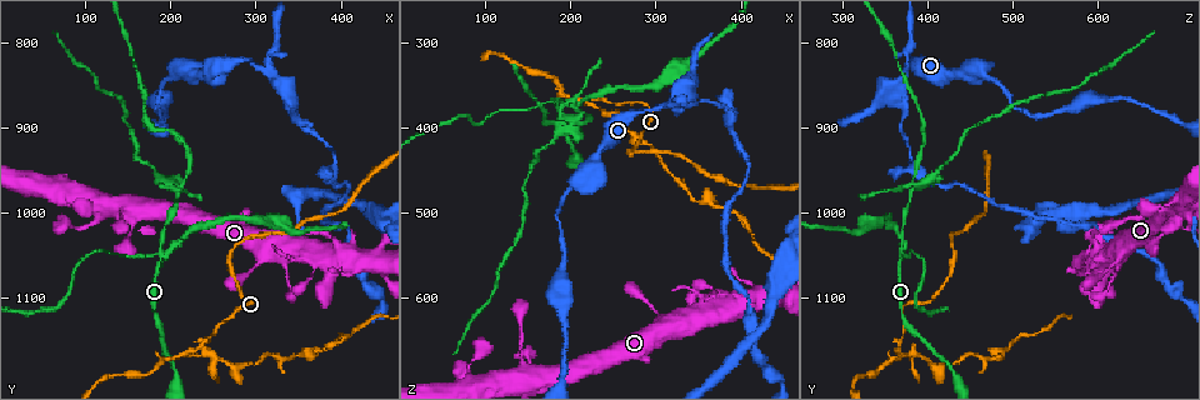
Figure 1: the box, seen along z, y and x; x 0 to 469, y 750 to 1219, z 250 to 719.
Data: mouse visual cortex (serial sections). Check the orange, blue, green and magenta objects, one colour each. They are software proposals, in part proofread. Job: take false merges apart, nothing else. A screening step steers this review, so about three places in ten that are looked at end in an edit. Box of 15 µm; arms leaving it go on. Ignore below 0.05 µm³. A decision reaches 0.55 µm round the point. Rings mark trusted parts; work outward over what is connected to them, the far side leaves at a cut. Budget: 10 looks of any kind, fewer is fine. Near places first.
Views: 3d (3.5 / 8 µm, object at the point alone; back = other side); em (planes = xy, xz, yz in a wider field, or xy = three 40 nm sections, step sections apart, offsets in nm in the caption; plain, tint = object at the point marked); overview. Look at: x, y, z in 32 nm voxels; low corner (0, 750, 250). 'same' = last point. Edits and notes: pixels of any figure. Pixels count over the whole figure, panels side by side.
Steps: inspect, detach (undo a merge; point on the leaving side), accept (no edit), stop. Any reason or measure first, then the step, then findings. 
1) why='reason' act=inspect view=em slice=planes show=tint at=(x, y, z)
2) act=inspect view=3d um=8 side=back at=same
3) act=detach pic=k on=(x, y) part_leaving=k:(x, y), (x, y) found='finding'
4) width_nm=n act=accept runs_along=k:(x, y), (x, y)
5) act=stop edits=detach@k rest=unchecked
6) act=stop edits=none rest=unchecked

why='side arm on a straight run' act=inspect view=3d um=3.5 at=(220, 1165, 370)

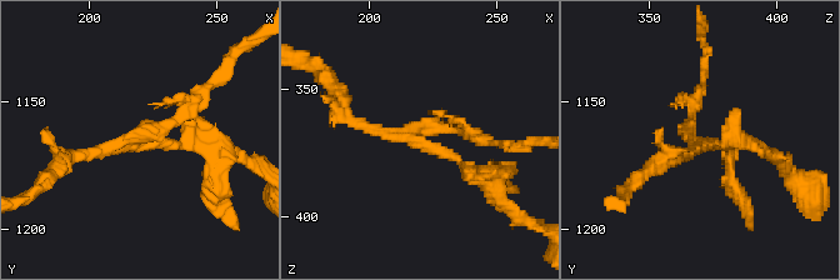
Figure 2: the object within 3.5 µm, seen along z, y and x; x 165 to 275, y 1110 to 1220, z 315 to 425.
arms=3 arm_widths_nm=150,150,200 act=inspect view=em slice=xy step=1 show=tint at=(219, 1165, 367)

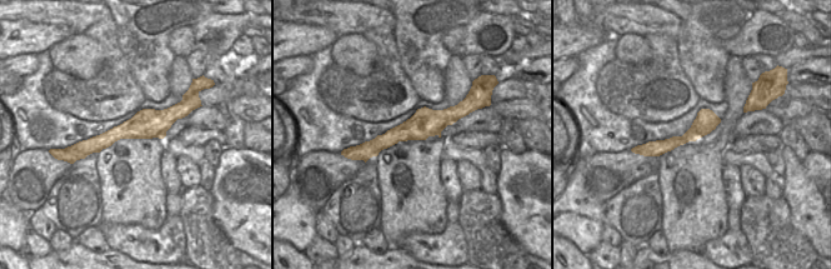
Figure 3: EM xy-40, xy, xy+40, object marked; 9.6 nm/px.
width_nm=280 act=accept runs_along=2:(701, 89), (691, 139), (736, 139) found='one cell here'

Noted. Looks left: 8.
why='four arms meet' act=inspect view=3d um=3.5 at=(190, 1055, 370)

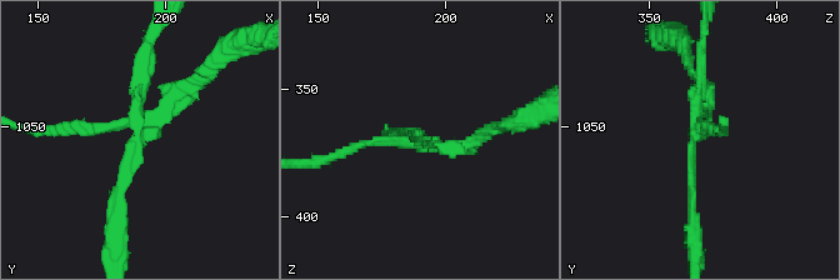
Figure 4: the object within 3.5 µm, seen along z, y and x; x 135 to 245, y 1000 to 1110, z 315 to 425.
arms=4 arm_widths_nm=150,150,150,150 why='need the tissue' act=inspect view=em slice=xy step=5 show=tint at=(189, 1053, 368)

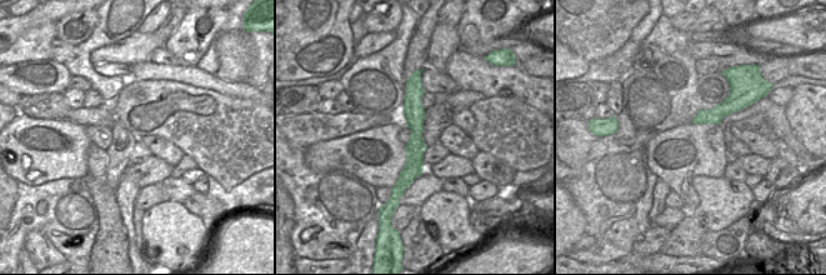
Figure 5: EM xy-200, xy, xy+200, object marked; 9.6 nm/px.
width_nm=200 act=detach pic=4 on=(186, 101) part_leaving=4:(146, 133), (165, 109), (228, 48) found='two cells meet here'

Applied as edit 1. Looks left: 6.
act=inspect view=overview

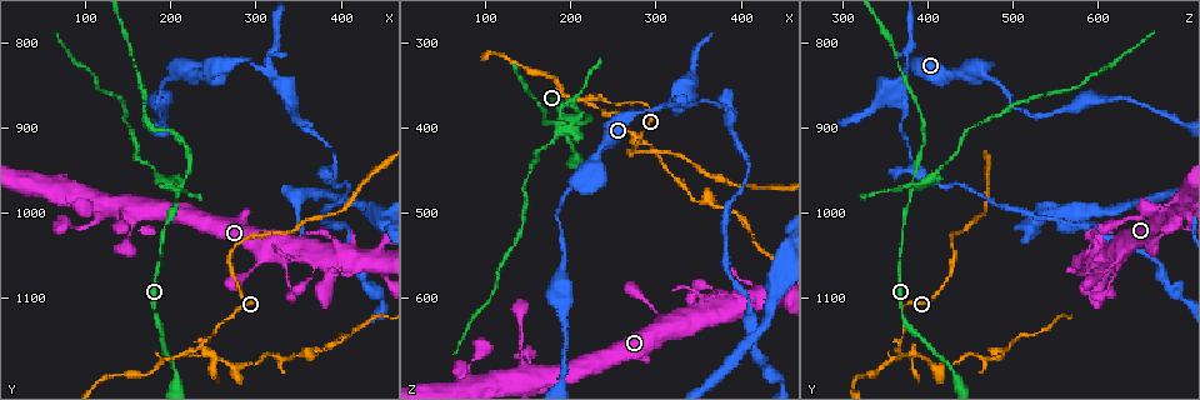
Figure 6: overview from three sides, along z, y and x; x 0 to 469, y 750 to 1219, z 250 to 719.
why='four or more arms meet' act=inspect view=3d um=3.5 at=(215, 970, 385)

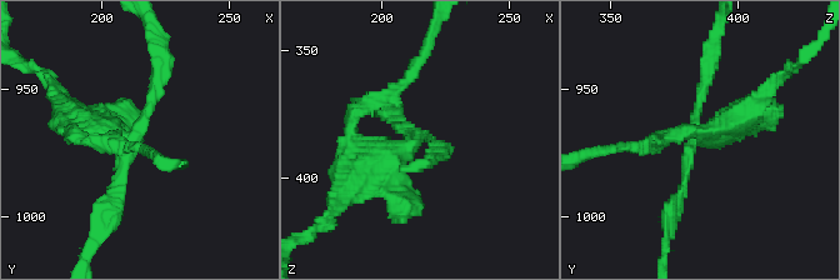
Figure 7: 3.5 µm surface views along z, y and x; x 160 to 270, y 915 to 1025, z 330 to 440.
arms=4 arm_widths_nm=150,200,250,400 act=inspect view=em slice=xy step=1 show=tint at=(212, 969, 384)

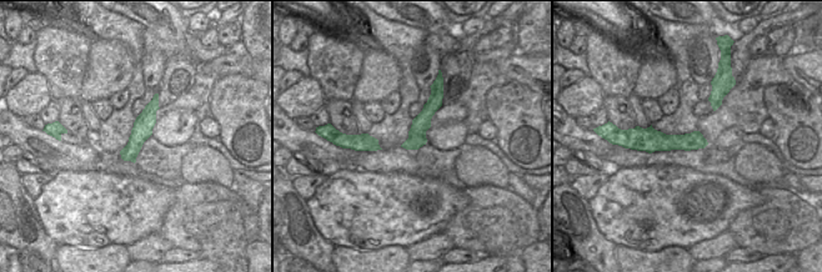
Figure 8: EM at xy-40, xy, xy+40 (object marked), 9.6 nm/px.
act=detach pic=7 on=(405, 181) part_leaving=7:(413, 141), (363, 173), (331, 211) found='two cells meet here'

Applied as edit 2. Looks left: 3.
why='three arms meet' act=inspect view=3d um=3.5 at=(305, 830, 375)

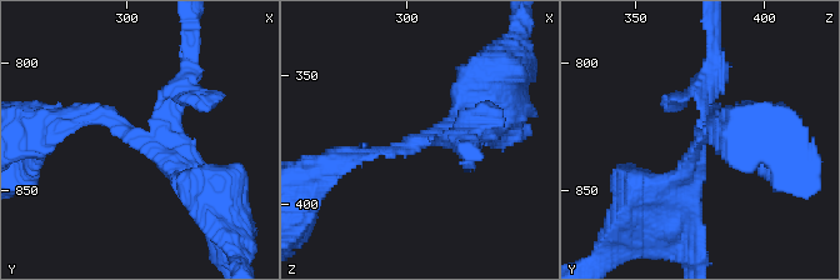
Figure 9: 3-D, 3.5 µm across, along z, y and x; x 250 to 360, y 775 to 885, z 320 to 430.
act=inspect view=em slice=planes show=tint at=(307, 830, 376)

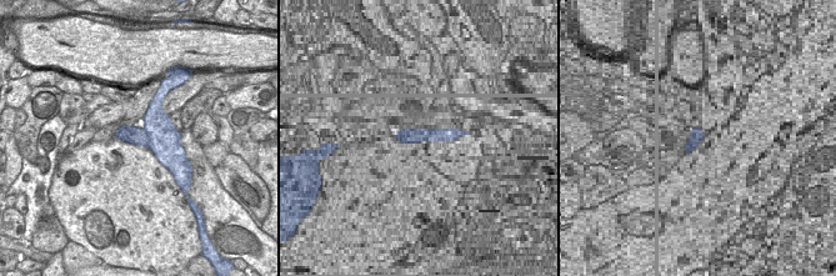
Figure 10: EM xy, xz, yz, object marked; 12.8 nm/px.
arm_widths_nm=100,150,300 act=detach pic=9 on=(683, 101) found='a second cell is stuck on'

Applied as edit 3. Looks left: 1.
act=stop edits=detach@4,detach@7,detach@9 rest=unchecked

